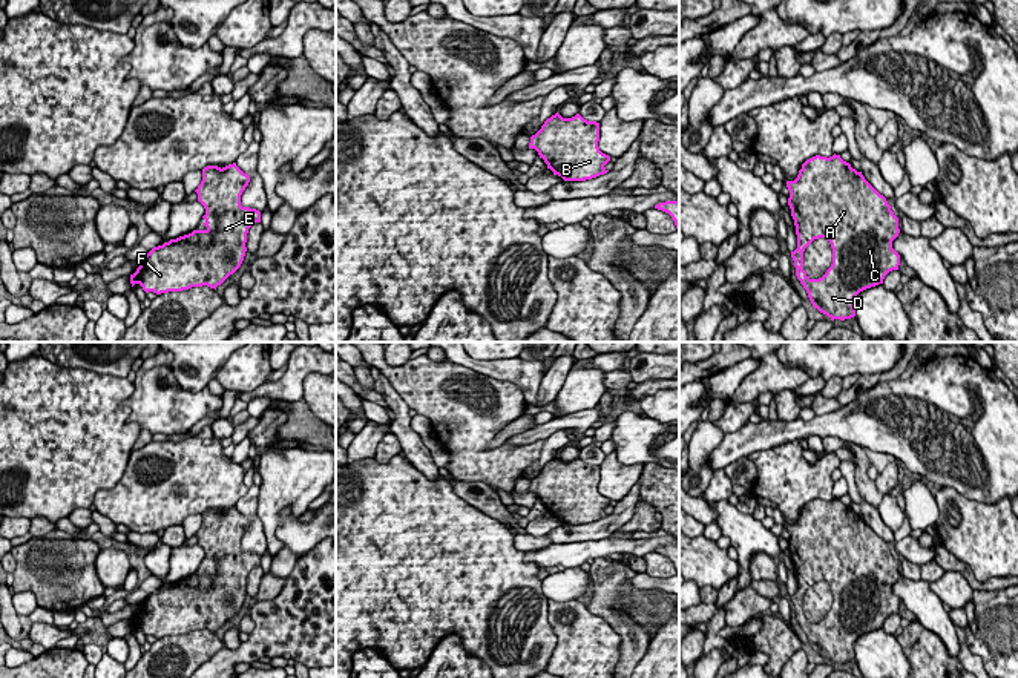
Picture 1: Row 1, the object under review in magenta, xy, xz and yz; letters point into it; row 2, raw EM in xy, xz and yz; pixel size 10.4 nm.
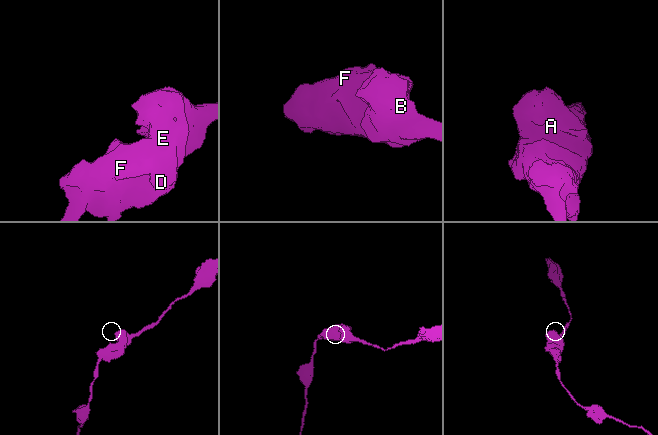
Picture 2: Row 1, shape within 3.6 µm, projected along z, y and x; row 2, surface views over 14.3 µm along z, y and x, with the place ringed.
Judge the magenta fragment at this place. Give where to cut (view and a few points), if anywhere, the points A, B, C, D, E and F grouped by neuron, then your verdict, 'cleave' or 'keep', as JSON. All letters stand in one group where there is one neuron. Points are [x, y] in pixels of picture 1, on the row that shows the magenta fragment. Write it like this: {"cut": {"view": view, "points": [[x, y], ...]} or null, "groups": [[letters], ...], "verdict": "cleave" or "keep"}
{"cut": null, "groups": [["A", "B", "C", "D", "E", "F"]], "verdict": "keep"}

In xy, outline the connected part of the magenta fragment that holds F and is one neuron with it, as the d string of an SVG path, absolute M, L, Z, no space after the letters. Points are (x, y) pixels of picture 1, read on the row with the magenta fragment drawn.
M236 163L225 167L207 166L202 169L202 181L195 190L198 201L204 206L205 230L193 230L189 235L170 239L153 247L130 275L132 287L140 284L146 293L156 295L182 291L192 287L207 285L215 288L233 275L242 264L247 247L247 233L254 222L261 222L261 212L241 206L241 195L250 183Z

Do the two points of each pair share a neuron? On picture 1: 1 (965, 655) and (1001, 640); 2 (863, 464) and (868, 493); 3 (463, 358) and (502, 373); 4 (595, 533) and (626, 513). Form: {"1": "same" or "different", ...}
{"1": "different", "2": "same", "3": "same", "4": "same"}

